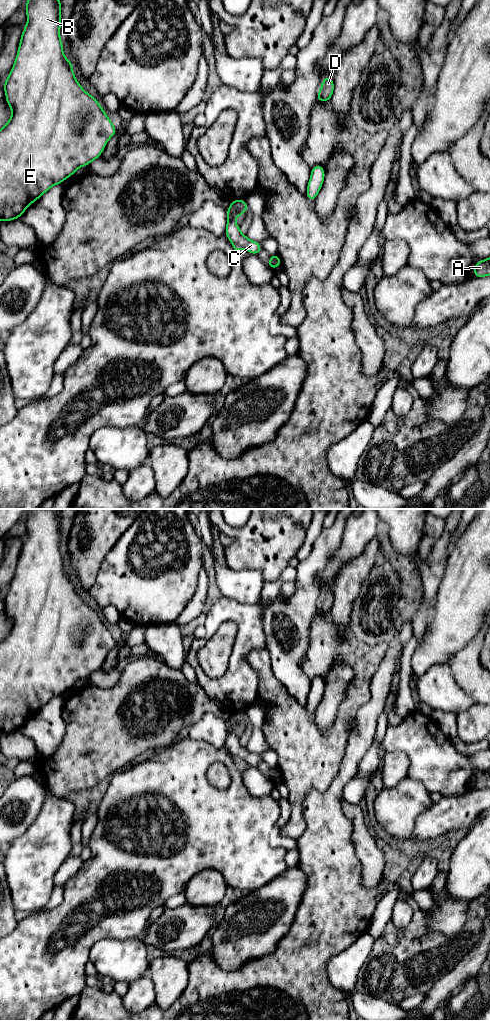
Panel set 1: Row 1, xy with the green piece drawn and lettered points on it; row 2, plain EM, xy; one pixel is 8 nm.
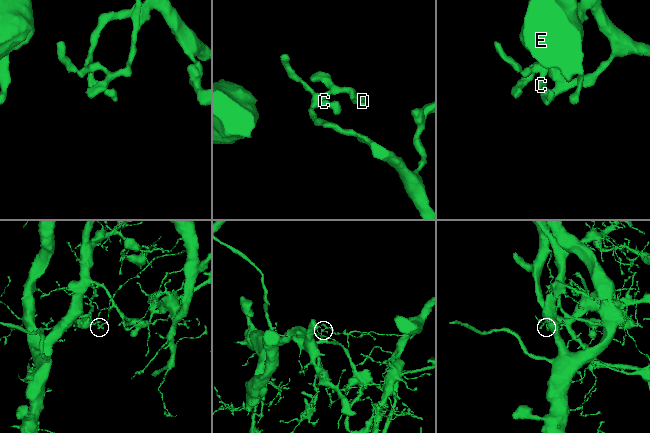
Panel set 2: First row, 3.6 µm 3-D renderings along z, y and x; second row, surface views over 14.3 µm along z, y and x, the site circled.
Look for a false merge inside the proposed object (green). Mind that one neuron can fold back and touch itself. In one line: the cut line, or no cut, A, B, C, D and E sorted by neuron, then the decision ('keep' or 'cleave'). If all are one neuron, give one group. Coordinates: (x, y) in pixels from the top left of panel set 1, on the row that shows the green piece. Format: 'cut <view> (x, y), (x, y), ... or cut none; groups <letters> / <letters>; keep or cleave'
cut xy (228, 208), (235, 209), (242, 214); groups A B C E / D; cleave

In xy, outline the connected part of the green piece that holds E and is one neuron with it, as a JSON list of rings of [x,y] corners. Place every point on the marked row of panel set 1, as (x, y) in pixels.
[[[27,0],[26,13],[28,18],[27,25],[22,32],[16,60],[8,78],[4,82],[6,101],[12,109],[12,116],[9,122],[0,130],[0,222],[18,219],[31,203],[35,202],[52,186],[61,184],[63,180],[72,176],[78,168],[88,165],[100,157],[107,141],[118,131],[97,102],[97,99],[86,93],[77,82],[72,70],[72,62],[67,60],[63,54],[63,46],[60,40],[61,1]]]

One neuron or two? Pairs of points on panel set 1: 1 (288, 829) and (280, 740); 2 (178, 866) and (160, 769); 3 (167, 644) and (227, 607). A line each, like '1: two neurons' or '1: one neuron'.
1: one neuron
2: one neuron
3: two neurons

